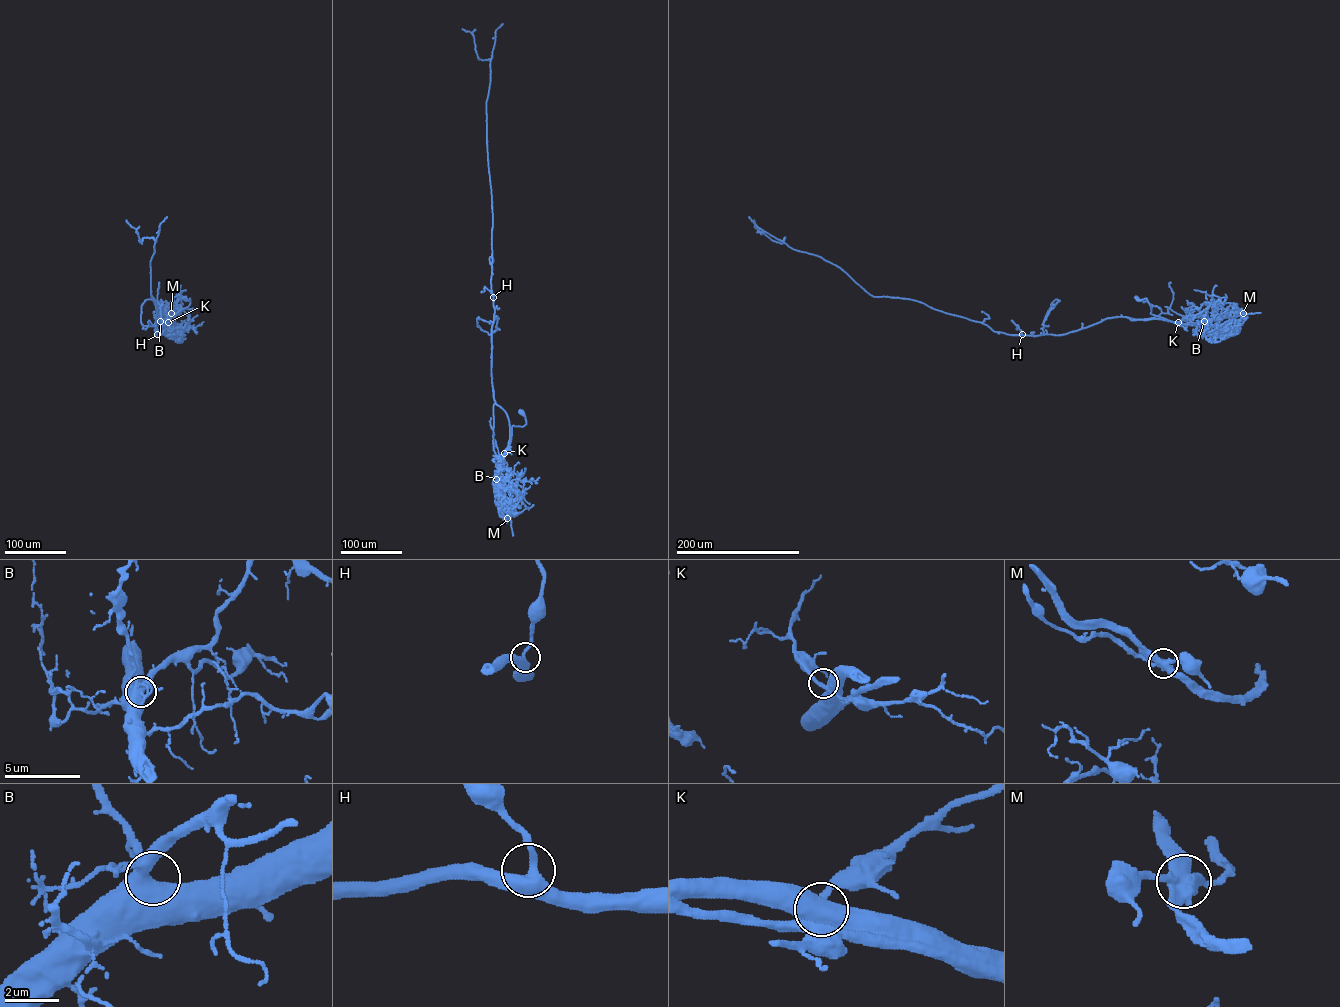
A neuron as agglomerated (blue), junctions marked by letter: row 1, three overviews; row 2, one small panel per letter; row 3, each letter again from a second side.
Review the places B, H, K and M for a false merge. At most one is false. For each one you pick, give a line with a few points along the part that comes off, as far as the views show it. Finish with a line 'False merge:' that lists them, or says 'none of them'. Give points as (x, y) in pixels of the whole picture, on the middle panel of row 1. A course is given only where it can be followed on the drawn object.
M: (507, 518), (501, 514), (495, 501), (494, 484), (497, 478), (499, 480)
False merge: M

